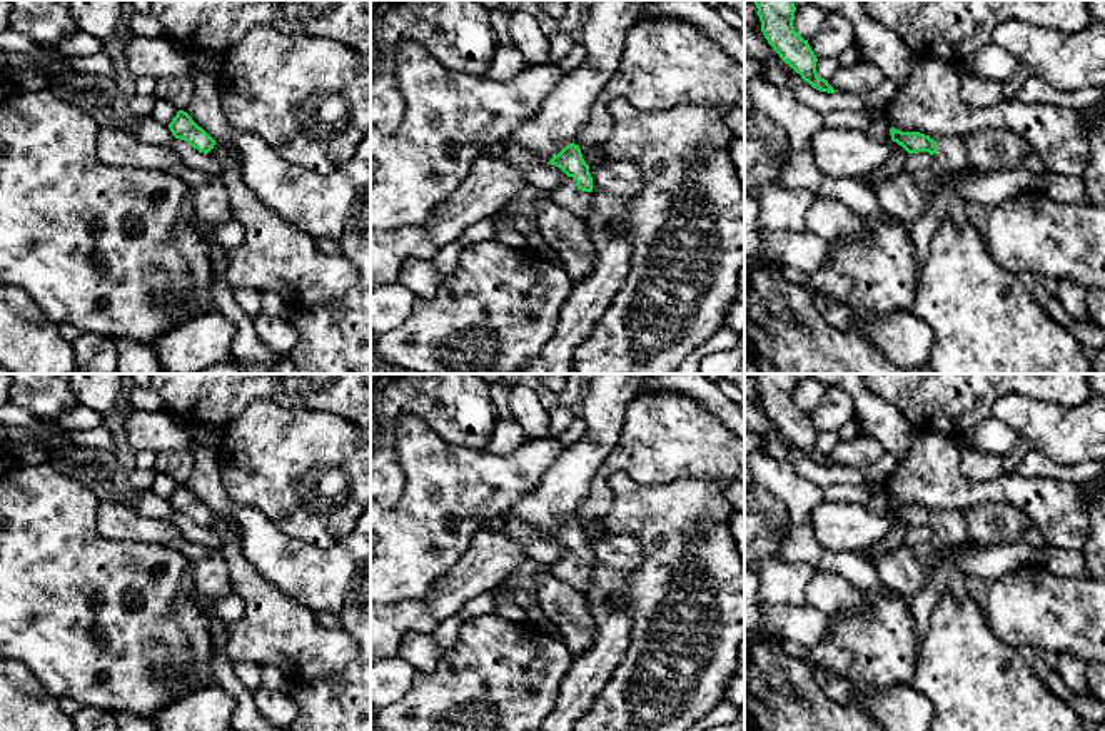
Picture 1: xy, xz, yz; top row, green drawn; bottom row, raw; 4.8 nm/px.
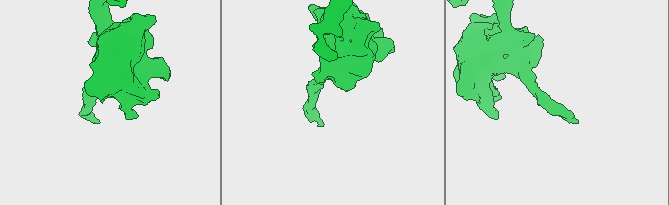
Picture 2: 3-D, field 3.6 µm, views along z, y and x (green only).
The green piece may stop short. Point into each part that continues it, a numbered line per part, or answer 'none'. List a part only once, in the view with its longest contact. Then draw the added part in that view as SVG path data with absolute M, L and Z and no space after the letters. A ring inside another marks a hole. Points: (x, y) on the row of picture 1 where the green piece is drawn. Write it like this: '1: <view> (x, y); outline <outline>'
1: xz (568, 196); outline M566 177L556 190L549 192L549 200L586 222L593 195L591 192L579 190L573 177Z

